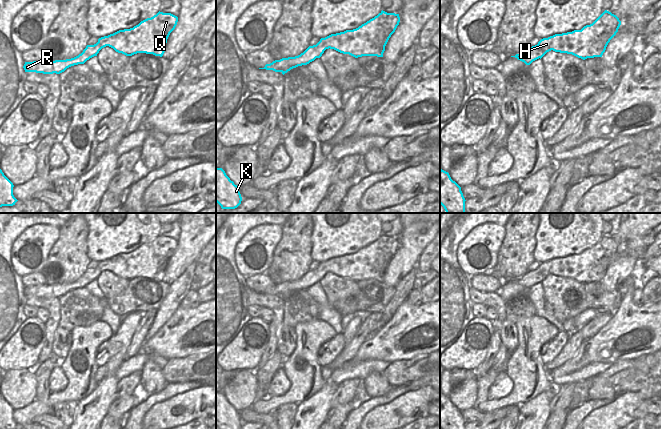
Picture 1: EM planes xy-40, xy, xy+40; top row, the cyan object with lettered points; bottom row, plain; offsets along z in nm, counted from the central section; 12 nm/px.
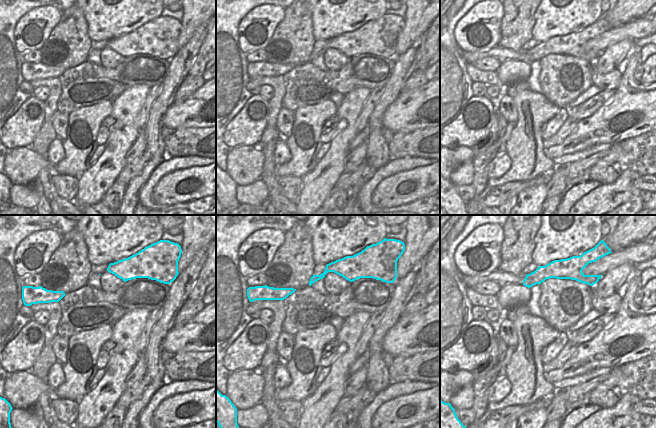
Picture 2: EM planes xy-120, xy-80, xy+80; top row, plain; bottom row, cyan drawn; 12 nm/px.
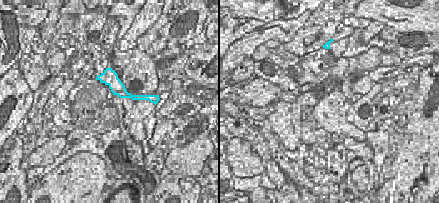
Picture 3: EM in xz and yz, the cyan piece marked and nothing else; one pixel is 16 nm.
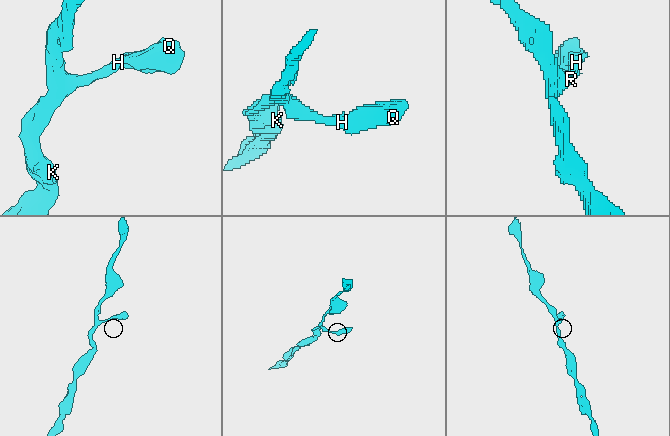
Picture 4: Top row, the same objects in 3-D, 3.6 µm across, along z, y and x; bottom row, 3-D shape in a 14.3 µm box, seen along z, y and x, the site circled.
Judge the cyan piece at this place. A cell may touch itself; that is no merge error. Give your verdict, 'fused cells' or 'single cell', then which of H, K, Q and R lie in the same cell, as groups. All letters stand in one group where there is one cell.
single cell | H K Q R

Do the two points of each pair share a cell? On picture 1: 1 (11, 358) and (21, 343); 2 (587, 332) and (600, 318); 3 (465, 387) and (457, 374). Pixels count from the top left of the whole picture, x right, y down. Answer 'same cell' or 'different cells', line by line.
1: same cell
2: same cell
3: different cells

